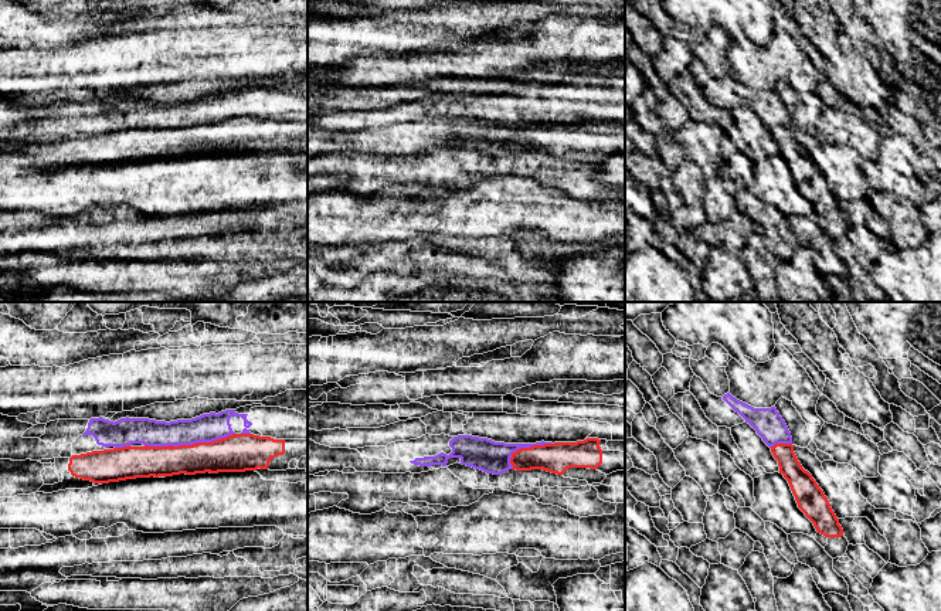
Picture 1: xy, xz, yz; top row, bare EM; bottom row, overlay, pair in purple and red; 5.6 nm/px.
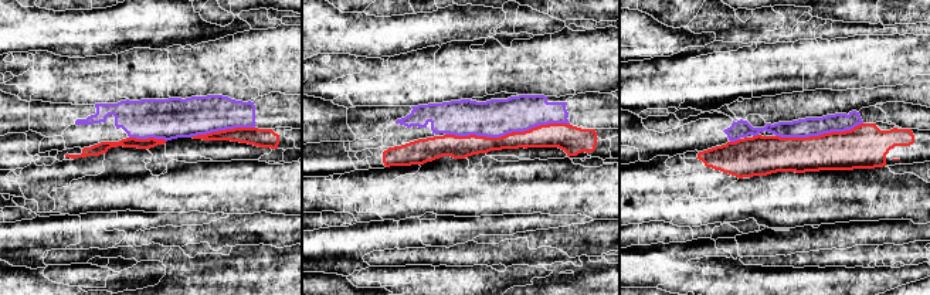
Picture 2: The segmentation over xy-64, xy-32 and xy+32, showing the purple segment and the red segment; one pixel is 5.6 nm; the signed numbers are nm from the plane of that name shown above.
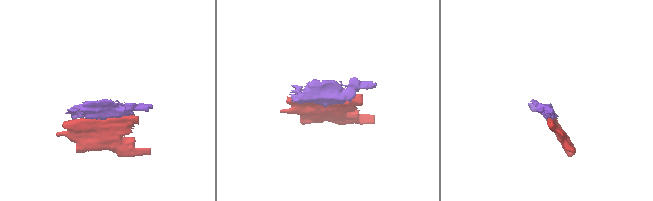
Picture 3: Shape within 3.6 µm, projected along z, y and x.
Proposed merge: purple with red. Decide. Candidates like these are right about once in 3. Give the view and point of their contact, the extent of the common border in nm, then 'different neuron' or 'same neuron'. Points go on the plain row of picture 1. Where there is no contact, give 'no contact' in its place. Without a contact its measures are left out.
meets purple in xy at (189, 126); contact 500 nm long; different neuron

